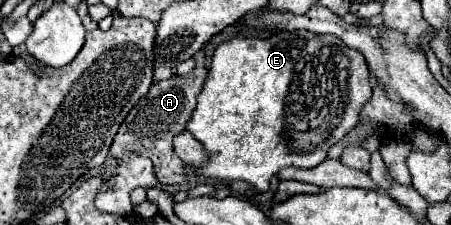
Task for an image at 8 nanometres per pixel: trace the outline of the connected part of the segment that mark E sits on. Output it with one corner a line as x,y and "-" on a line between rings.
302,29
302,31
282,31
282,33
272,35
268,39
260,39
260,37
234,37
230,41
220,43
218,49
212,55
212,65
210,65
210,71
208,71
208,77
206,77
206,85
204,85
202,93
198,95
198,109
194,109
194,115
188,121
188,131
210,153
210,161
200,169
200,175
214,177
214,179
224,179
228,183
240,179
240,181
250,183
258,193
266,193
272,175
278,173
282,167
300,167
300,169
312,169
312,167
316,167
318,163
322,163
326,159
326,153
328,153
330,145
338,143
342,137
348,135
348,131
352,127
356,127
360,107
372,95
368,77
370,77
370,73
368,73
368,65
366,65
364,55
358,53
356,49
344,45
334,35
316,35
316,33
310,33
310,31
304,31

